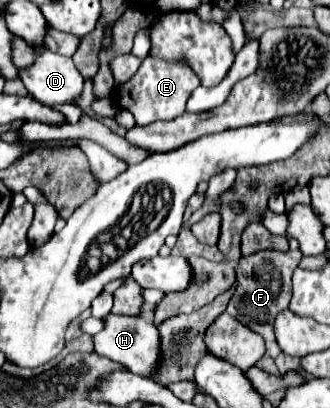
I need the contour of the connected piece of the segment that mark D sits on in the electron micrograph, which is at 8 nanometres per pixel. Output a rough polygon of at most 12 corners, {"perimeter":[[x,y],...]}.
{"perimeter":[[37,47],[19,71],[43,105],[73,103],[83,77],[71,57]]}

